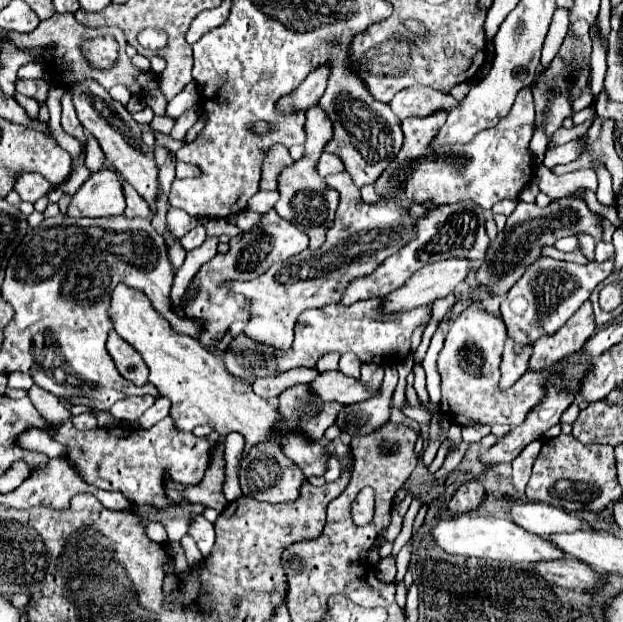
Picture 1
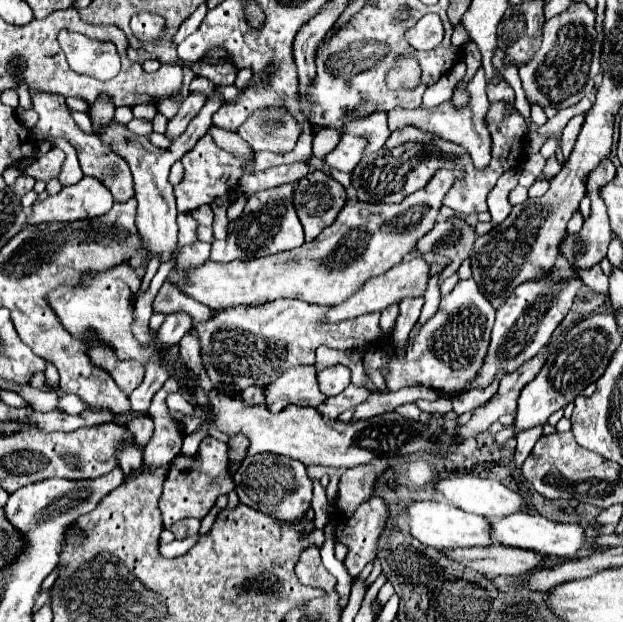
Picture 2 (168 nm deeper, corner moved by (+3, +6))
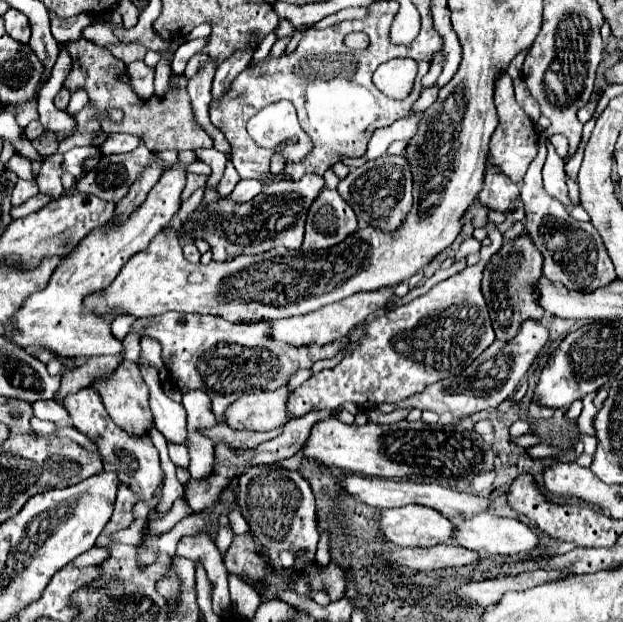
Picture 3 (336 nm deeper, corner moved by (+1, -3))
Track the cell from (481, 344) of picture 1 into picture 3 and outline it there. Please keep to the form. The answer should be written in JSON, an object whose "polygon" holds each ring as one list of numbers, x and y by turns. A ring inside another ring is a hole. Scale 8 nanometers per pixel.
{"polygon":[[484,261,466,267,458,275,434,285,426,295,370,321,366,337,354,353,294,389,288,399,288,413,302,417,308,411,338,409,346,401,356,403,360,409,372,409,384,401,400,403,424,391,430,383,460,375,496,337,480,293,482,269]]}

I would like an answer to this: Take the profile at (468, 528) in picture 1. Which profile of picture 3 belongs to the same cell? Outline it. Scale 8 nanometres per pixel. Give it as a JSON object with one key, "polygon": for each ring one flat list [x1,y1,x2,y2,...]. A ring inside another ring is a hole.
{"polygon":[[424,505,384,509,380,531,400,547,434,547,438,543,454,543,454,523]]}

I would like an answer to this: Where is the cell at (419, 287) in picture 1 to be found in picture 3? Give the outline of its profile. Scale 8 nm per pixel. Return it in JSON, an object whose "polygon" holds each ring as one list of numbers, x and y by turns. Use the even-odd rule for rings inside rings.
{"polygon":[[380,287,378,291,360,291,360,293,354,293,354,295,342,299,338,303,322,307,314,313,300,315,300,317,290,317,290,319,278,319,278,321,272,323,270,335,274,339,280,339,280,341,286,341,286,343,292,343,292,345,310,345,310,343,326,345,326,343,332,343,336,339,342,339,342,337,350,335,350,331,358,323,362,323,364,319,374,315,378,309,384,309,392,297,394,297,392,287]]}

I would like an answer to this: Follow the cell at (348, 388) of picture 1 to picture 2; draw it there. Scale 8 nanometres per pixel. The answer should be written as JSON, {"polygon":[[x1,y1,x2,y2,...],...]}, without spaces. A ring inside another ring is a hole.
{"polygon":[[296,366,286,370,278,380,264,388,264,404,272,414,284,410,290,404,296,406,318,406,324,402,324,394,316,390,316,368]]}

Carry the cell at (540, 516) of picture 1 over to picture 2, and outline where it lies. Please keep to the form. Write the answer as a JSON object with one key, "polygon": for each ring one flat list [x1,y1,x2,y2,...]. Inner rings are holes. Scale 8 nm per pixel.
{"polygon":[[452,476,452,478,444,478,438,480,434,484,434,490,448,500,448,504,470,512,470,514,482,514,486,518,502,518,504,514,514,514,516,510,524,510,524,512,534,512,532,508,528,508,528,504,524,502,524,498,516,492,512,492,510,488,506,488,504,484,496,482,496,480,488,480,488,478,478,478,478,476]]}

